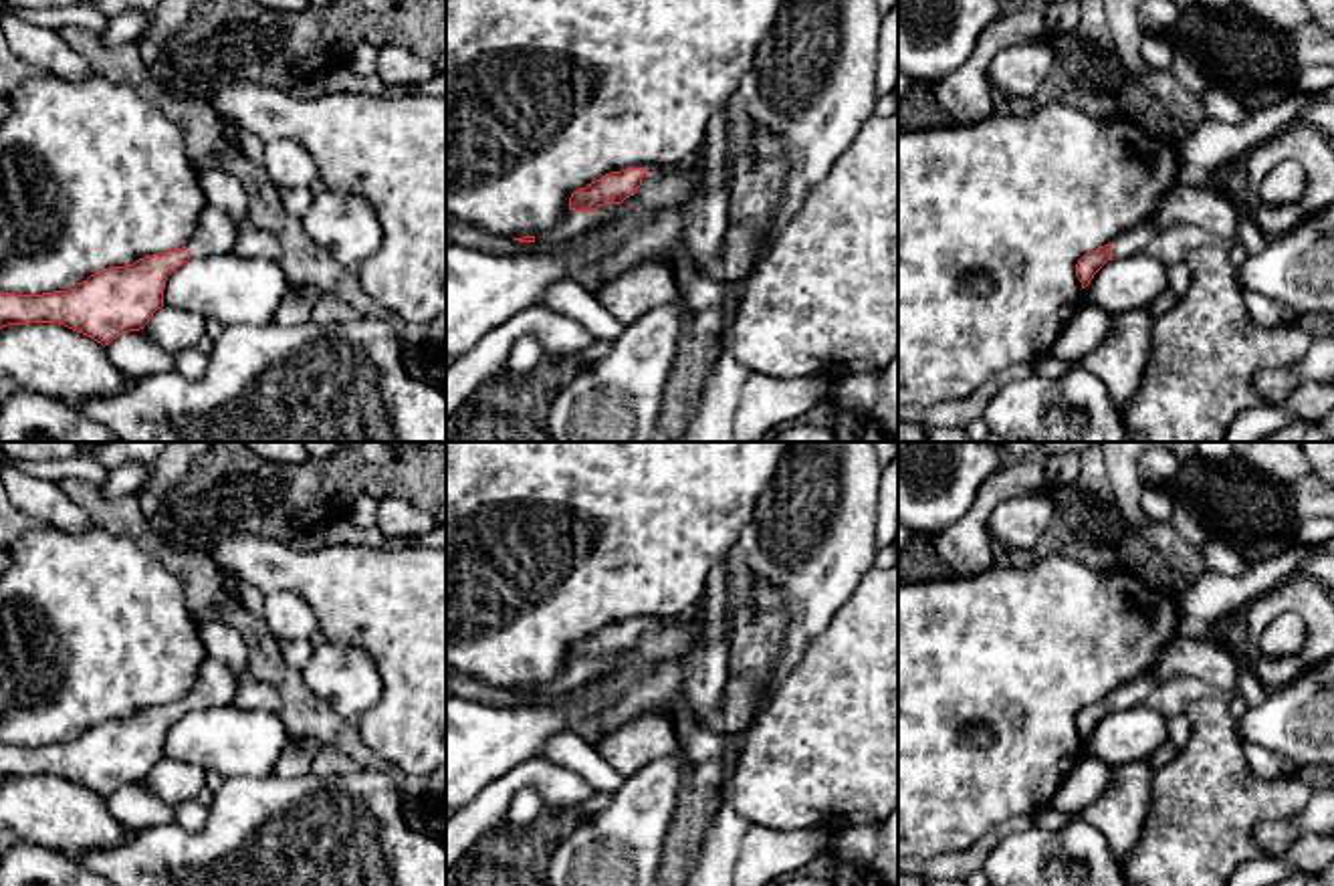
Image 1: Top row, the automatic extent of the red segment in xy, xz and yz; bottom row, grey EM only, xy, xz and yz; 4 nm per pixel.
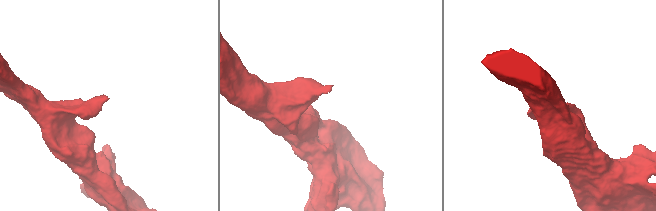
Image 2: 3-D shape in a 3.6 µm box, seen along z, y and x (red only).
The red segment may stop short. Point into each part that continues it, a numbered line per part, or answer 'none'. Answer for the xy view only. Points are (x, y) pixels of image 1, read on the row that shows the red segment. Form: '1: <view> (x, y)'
1: xy (216, 233)

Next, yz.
1: yz (1133, 241)

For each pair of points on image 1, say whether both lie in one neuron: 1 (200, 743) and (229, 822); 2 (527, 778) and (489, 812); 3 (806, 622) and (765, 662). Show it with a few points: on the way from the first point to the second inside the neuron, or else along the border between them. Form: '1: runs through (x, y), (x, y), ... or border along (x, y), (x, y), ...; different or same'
1: border along (273, 773), (231, 776), (227, 780); different
2: runs through (517, 780), (495, 802); same
3: border along (782, 608), (784, 650), (771, 677), (755, 687); different

